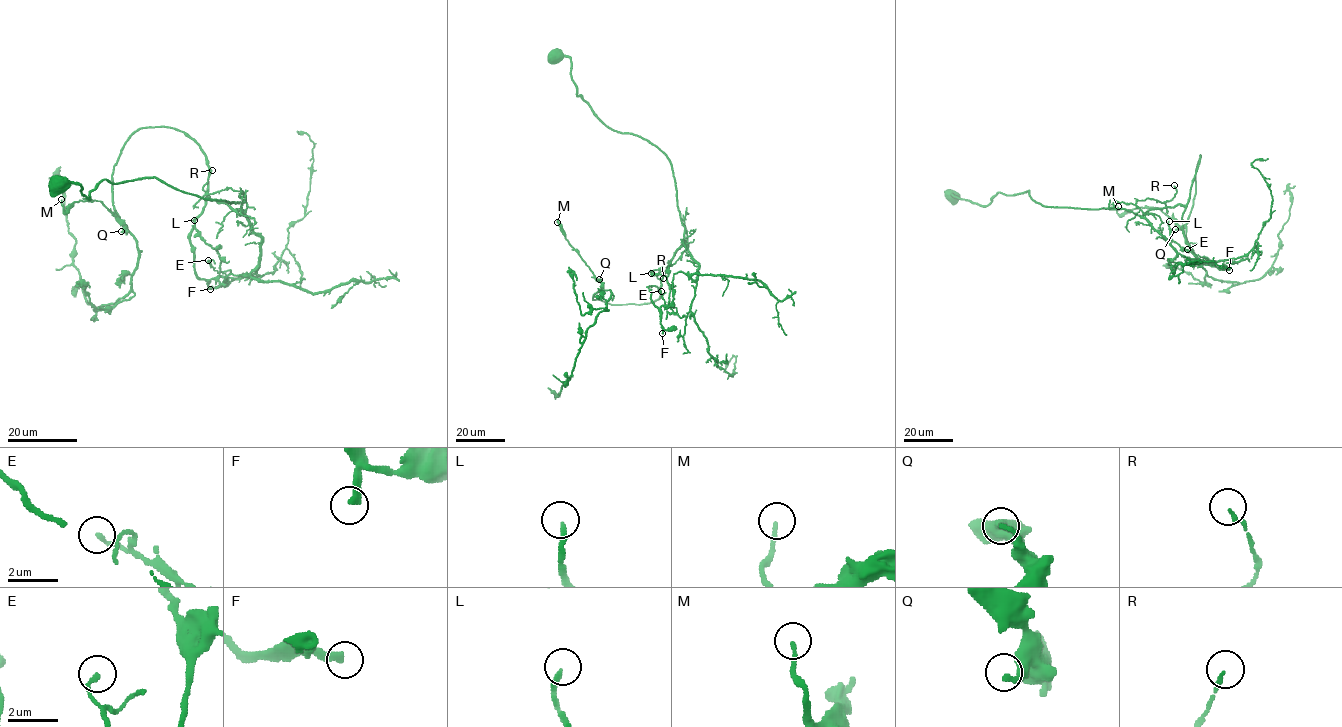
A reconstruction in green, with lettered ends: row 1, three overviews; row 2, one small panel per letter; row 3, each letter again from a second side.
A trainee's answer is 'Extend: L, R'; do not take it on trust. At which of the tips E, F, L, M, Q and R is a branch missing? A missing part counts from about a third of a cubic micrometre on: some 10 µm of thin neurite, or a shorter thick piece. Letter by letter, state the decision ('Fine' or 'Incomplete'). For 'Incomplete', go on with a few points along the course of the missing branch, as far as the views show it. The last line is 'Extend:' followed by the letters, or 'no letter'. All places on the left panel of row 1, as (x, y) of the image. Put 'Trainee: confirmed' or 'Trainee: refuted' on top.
Trainee: refuted
E: Fine
F: Incomplete. Course of what is missing: (210, 289), (232, 270), (247, 247), (250, 222), (269, 185), (265, 146), (273, 138), (272, 132)
L: Incomplete. Course of what is missing: (194, 220), (188, 207), (195, 192)
M: Fine
Q: Fine
R: Fine
Extend: F, L

